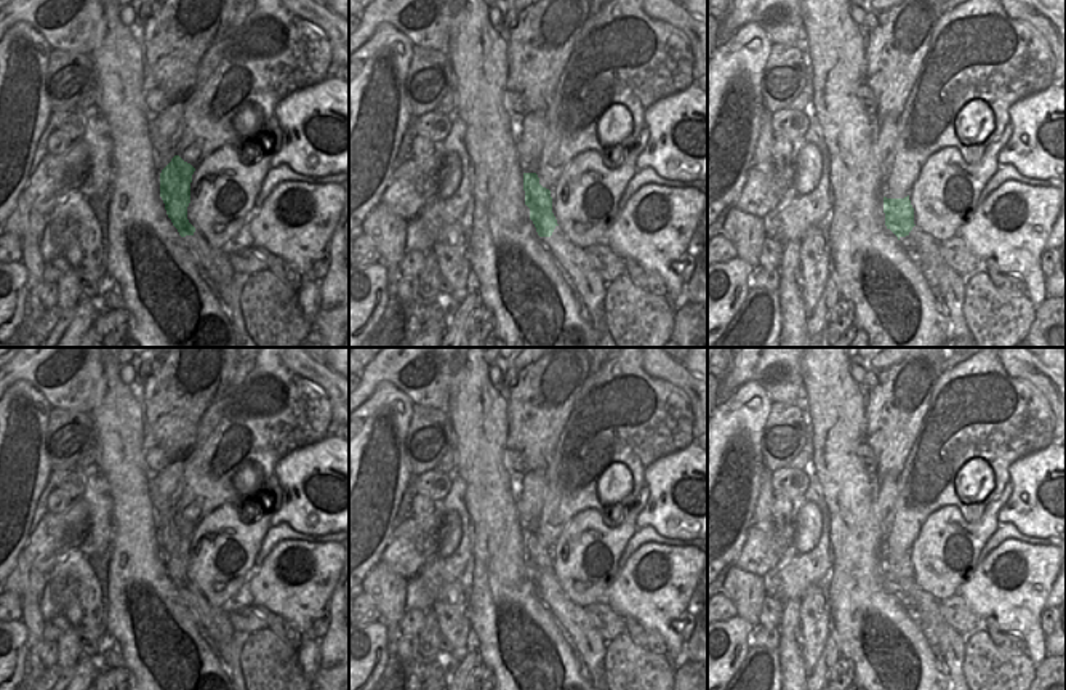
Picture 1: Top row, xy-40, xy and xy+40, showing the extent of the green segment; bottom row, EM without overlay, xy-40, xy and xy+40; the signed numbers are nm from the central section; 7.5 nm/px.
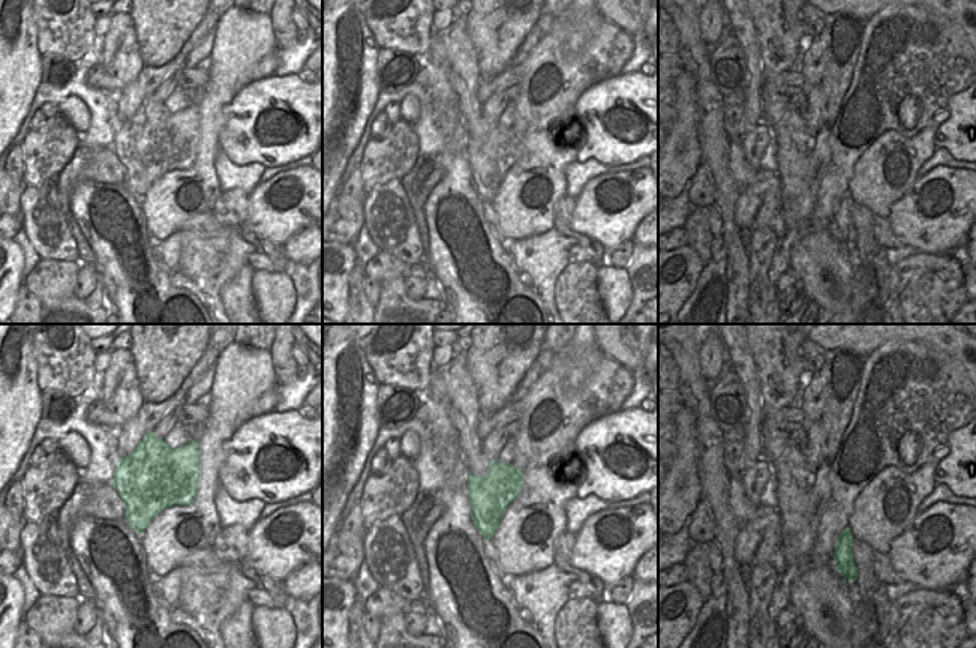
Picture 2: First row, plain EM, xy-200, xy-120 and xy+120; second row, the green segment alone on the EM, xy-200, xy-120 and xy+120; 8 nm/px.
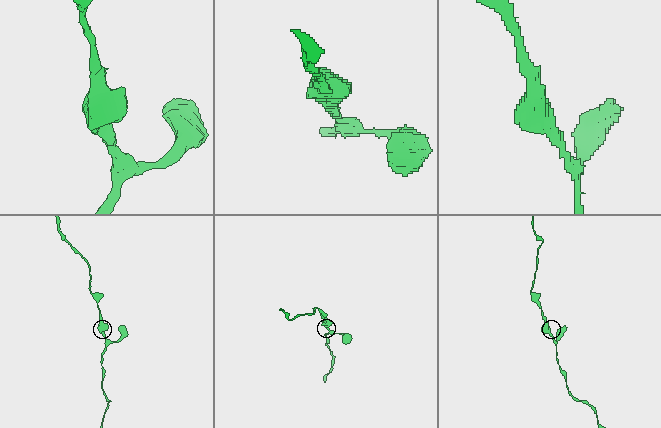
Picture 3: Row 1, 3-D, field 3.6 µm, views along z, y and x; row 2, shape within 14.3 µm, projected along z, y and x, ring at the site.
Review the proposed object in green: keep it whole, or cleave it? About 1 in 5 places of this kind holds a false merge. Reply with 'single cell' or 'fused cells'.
single cell

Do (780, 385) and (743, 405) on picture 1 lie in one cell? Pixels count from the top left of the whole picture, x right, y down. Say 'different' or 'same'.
different

